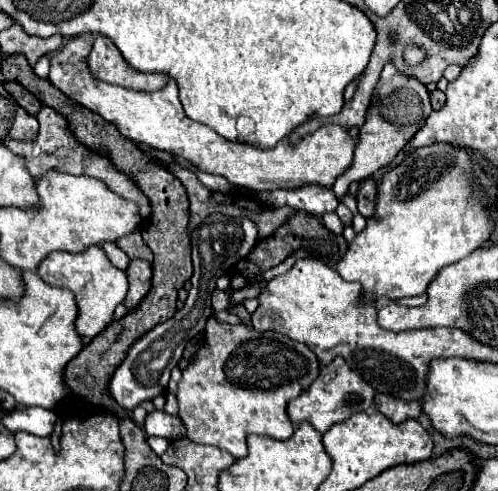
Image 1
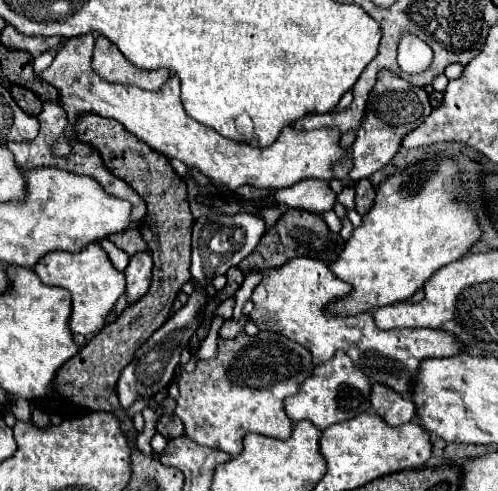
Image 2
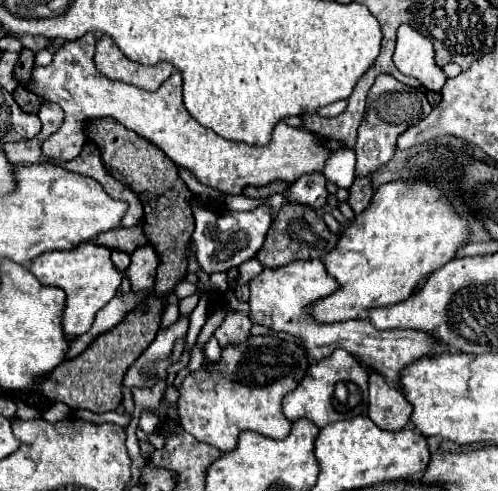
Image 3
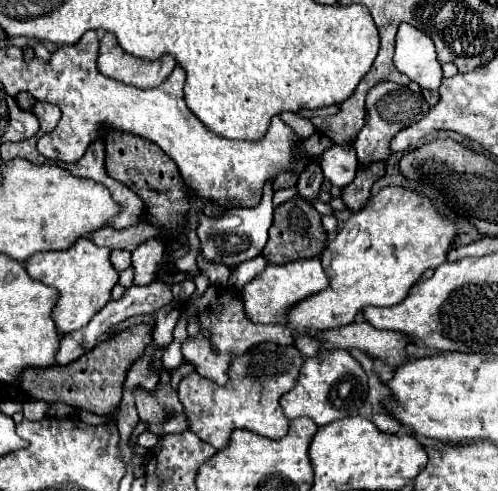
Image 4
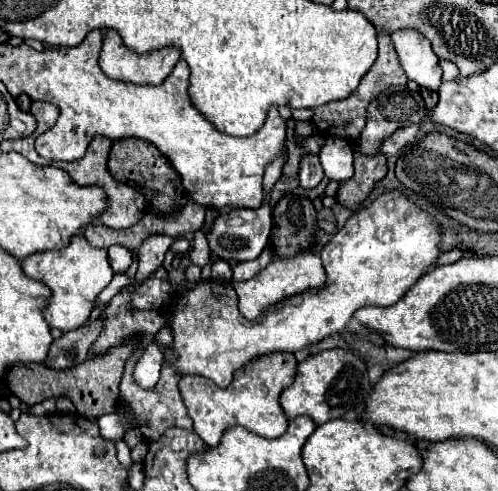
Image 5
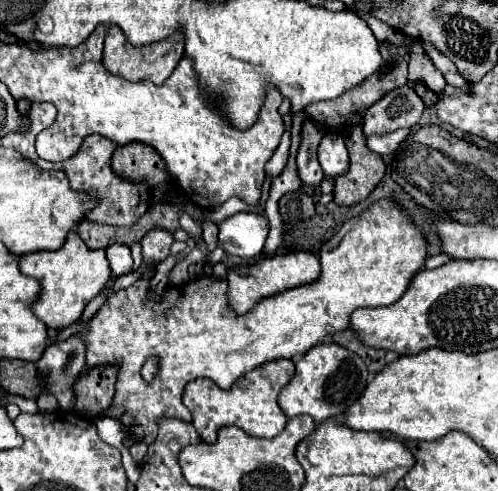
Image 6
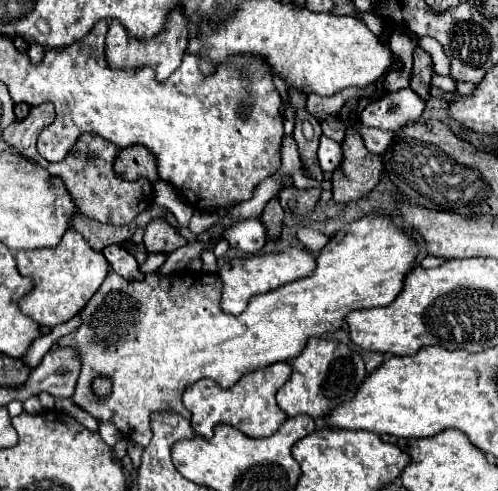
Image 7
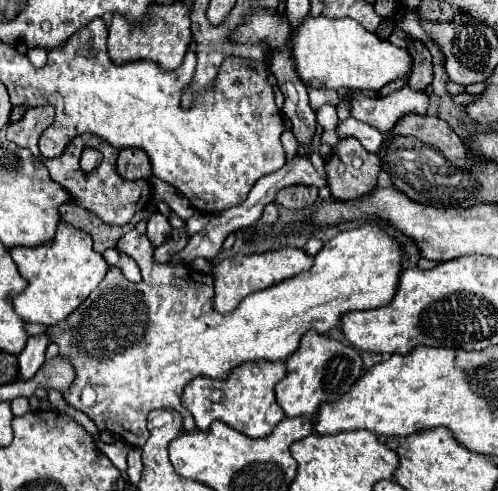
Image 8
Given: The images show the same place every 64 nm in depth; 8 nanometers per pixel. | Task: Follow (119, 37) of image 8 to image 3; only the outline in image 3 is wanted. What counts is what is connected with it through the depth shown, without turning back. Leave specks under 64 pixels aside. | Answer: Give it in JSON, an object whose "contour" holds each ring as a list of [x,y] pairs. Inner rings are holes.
{"contour":[[[102,36],[98,40],[94,62],[102,76],[106,76],[110,80],[134,84],[144,90],[158,90],[162,86],[162,82],[174,72],[174,66],[170,62],[146,66],[146,64],[136,64],[134,60],[128,60],[120,52],[120,48],[116,48],[116,44],[110,36]]]}

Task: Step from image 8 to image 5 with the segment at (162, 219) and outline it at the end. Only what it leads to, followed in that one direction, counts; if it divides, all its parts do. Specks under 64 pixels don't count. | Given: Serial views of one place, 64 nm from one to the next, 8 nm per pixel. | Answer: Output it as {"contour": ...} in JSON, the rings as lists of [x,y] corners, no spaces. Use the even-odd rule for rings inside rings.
{"contour":[[[156,234],[156,236],[148,236],[148,240],[142,242],[142,246],[138,248],[138,272],[136,272],[136,282],[146,280],[154,270],[158,270],[164,262],[164,256],[170,248],[170,244],[174,242],[172,236],[164,236],[164,234]]]}

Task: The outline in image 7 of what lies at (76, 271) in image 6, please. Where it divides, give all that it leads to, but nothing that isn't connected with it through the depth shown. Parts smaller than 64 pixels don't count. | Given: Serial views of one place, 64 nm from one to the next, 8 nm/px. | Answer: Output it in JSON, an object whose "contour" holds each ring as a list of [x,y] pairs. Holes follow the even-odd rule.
{"contour":[[[68,228],[60,244],[54,248],[16,252],[16,262],[22,276],[34,280],[34,288],[24,298],[20,298],[20,310],[36,324],[48,328],[64,324],[72,316],[76,316],[92,298],[92,294],[100,288],[110,270],[104,254],[92,250],[90,244],[74,228]]]}

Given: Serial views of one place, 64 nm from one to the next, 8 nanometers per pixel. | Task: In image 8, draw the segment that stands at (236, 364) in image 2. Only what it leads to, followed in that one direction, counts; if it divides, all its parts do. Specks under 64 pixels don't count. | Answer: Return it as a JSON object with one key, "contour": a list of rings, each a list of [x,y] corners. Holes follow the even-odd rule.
{"contour":[[[258,360],[240,364],[230,372],[226,380],[212,380],[206,376],[198,376],[184,386],[182,404],[192,412],[196,428],[200,430],[208,430],[208,426],[214,420],[220,420],[250,438],[262,438],[268,436],[274,430],[274,426],[284,418],[284,410],[278,406],[274,398],[274,386],[278,380],[282,380],[284,372],[286,372],[284,362]]]}

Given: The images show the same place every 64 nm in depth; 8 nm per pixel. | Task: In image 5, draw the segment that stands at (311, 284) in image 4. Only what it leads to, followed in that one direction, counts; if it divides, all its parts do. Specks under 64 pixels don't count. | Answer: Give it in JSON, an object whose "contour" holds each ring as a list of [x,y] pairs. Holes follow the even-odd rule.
{"contour":[[[298,252],[292,258],[274,258],[264,270],[260,270],[254,278],[244,280],[244,282],[232,282],[236,294],[238,294],[238,308],[240,314],[244,314],[246,318],[258,318],[262,314],[264,308],[294,296],[298,292],[304,292],[308,288],[318,288],[326,282],[326,274],[320,262],[320,256],[312,254],[312,252]]]}

